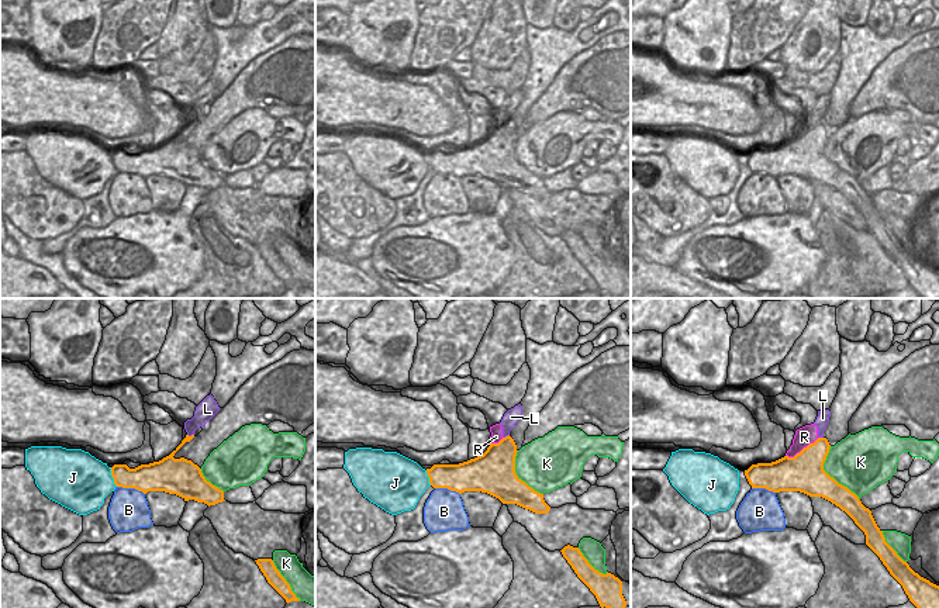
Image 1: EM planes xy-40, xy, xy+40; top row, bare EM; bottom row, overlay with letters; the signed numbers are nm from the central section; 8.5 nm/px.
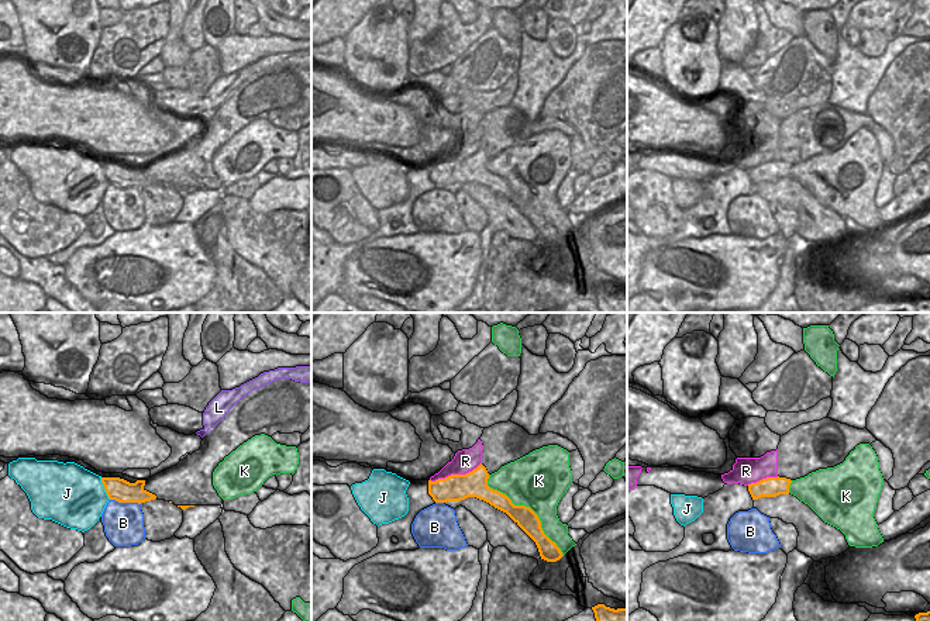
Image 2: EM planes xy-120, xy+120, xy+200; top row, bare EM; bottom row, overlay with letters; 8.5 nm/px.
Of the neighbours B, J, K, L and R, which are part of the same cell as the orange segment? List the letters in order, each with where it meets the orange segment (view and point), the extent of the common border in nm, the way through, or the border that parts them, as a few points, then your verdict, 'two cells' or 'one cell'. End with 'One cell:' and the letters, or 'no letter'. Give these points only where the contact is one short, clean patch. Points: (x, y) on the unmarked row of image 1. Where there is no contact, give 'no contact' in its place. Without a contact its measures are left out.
B: meets orange in xy-40 at (131, 172); contact 260 nm long; border along xy-40 (117, 170), (137, 173), (144, 179); two cells
J: meets orange in xy-40 at (113, 162); contact 180 nm long; two cells
K: meets orange in xy+40 at (829, 161); contact 550 nm long; two cells
L: meets orange in xy-40 at (192, 120); contact 60 nm long; border along xy-40 (187, 118), (193, 120); two cells
R: meets orange in xy+40 at (803, 134); contact 320 nm long; two cells
One cell: no letter

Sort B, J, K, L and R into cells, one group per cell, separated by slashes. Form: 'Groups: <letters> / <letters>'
Groups: B / J / K / L R

